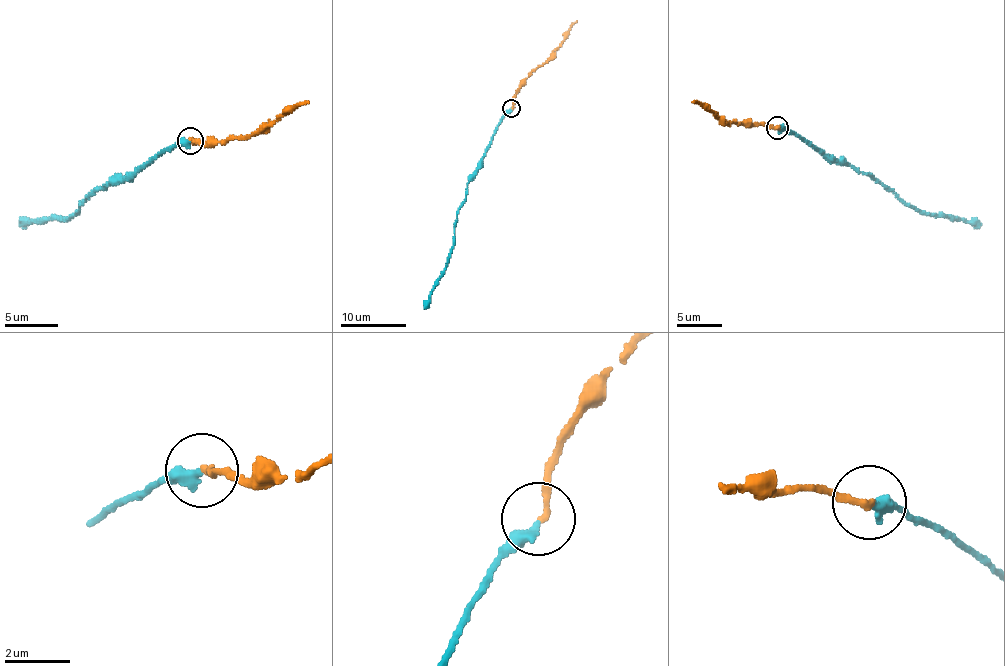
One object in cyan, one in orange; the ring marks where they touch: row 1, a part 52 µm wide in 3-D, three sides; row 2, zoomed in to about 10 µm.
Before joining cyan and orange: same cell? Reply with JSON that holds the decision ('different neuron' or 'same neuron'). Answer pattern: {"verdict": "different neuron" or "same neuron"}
{"verdict": "same neuron"}

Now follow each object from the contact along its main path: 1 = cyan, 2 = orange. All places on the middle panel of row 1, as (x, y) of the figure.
1: (511, 108), (497, 126), (490, 147), (467, 184), (466, 199), (454, 227), (452, 253), (424, 309)
2: (511, 108), (516, 92), (549, 59), (576, 20)

